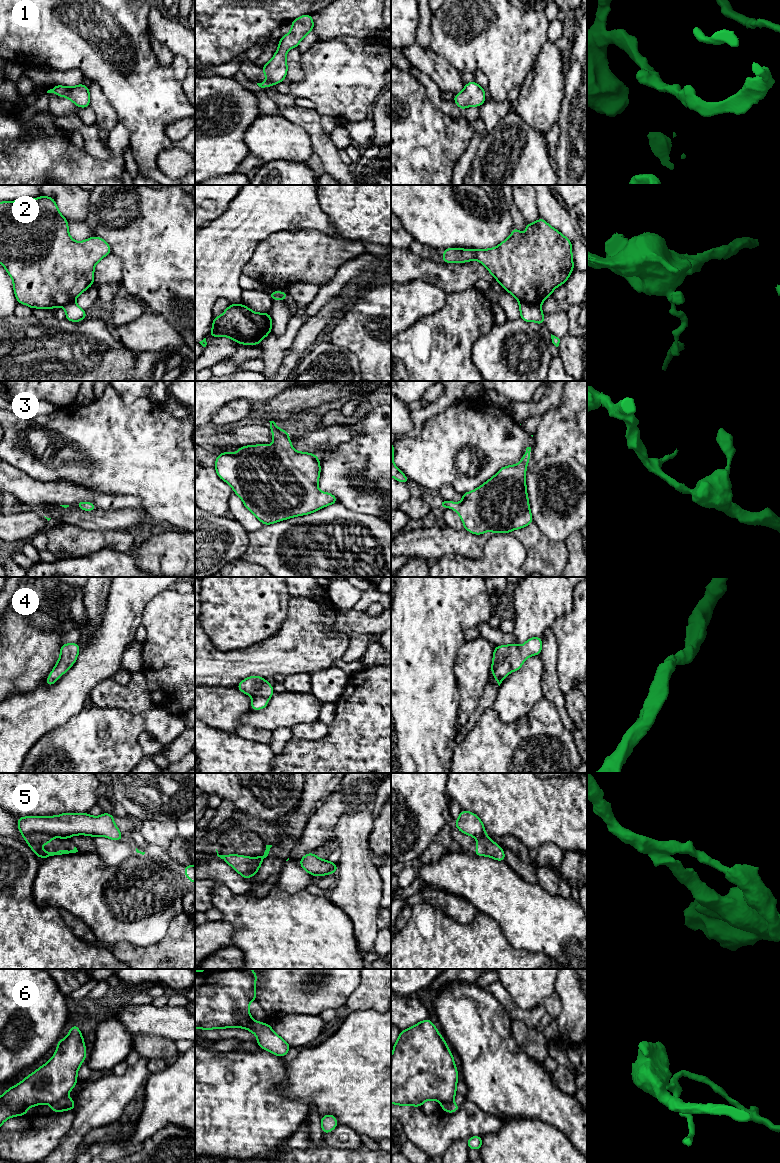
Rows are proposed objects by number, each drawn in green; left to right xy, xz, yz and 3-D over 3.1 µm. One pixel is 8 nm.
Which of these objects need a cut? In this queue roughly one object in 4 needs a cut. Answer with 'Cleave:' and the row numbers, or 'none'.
Cleave: 2, 5, 6

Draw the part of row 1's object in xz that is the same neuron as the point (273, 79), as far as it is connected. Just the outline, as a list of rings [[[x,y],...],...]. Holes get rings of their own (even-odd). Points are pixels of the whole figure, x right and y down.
[[[302,15],[291,22],[291,30],[287,35],[281,37],[278,43],[279,48],[273,58],[261,67],[267,77],[266,81],[257,83],[261,88],[273,86],[286,78],[288,70],[286,54],[288,50],[298,47],[301,40],[314,29],[312,15]]]

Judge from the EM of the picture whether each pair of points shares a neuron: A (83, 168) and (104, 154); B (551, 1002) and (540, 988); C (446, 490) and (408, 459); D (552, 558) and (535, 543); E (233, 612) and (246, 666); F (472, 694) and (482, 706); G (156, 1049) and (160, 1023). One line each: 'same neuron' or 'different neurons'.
A: different neurons
B: different neurons
C: different neurons
D: same neuron
E: different neurons
F: different neurons
G: different neurons

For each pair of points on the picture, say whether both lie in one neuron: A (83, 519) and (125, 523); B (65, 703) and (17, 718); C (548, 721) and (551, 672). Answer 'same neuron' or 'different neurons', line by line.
A: same neuron
B: same neuron
C: different neurons

